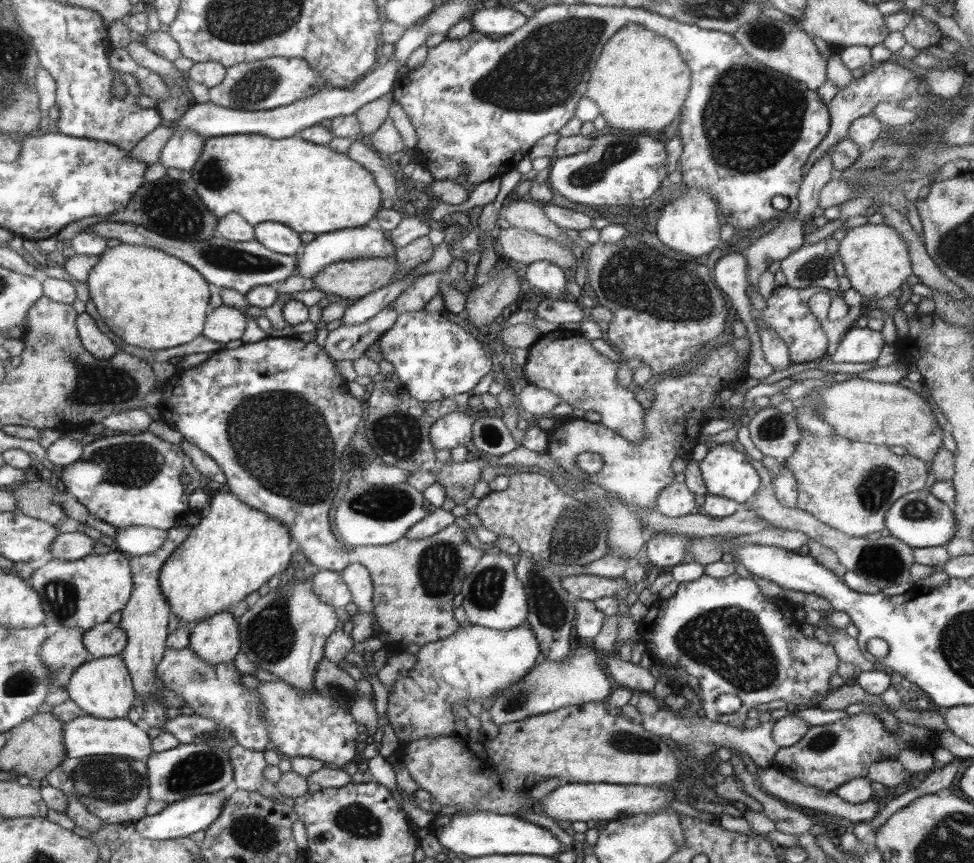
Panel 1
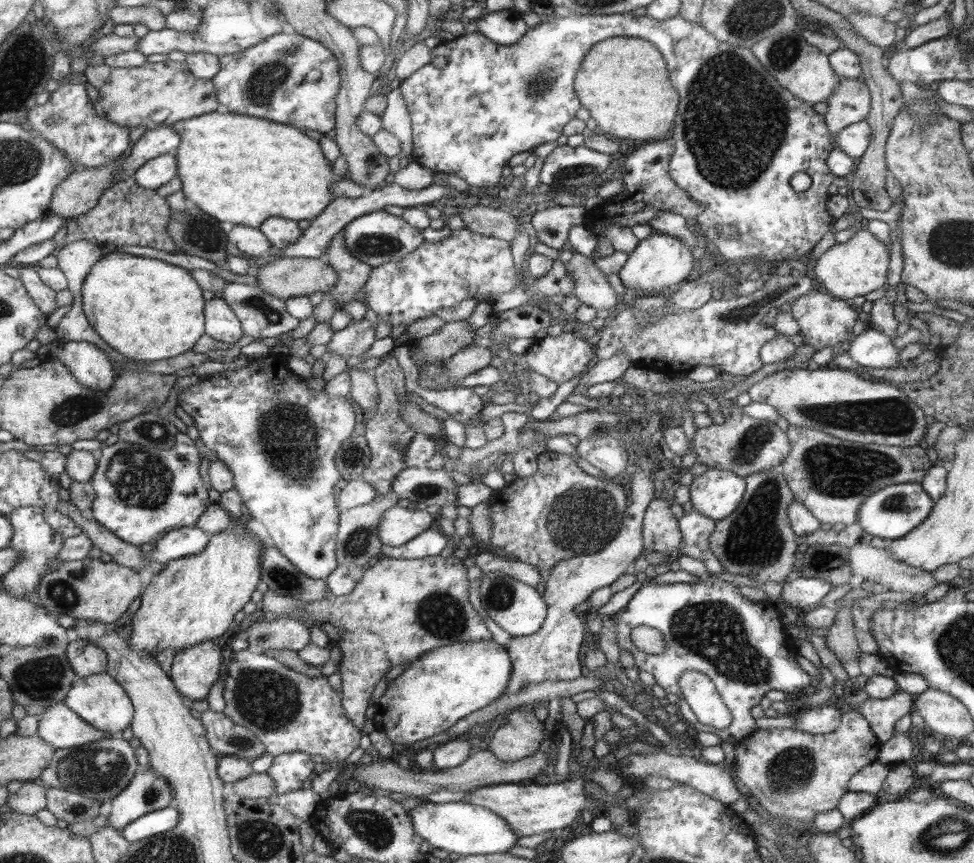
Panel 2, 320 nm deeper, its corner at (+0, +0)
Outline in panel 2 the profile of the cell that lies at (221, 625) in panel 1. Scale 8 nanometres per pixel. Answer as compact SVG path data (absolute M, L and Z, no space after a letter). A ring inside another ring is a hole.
M206 640L178 650L170 667L171 679L179 693L189 700L204 700L212 684L220 678L220 646Z

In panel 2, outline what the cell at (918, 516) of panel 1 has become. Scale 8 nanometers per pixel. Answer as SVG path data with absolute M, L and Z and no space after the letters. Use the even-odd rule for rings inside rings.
M920 483L889 484L863 500L860 504L857 523L873 537L880 536L885 540L896 540L922 524L931 514L935 501Z

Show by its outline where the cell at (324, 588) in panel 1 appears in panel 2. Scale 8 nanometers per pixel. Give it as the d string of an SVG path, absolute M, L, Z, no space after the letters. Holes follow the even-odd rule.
M264 540L261 556L262 580L273 592L300 601L324 600L328 586L325 579L314 580L299 570L274 546Z

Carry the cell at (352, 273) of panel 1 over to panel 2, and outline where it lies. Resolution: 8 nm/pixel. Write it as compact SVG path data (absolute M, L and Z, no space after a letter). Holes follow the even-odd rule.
M288 257L270 261L261 266L254 274L257 286L264 292L286 301L292 297L309 296L314 292L328 294L329 290L336 284L337 274L327 261L321 258Z

